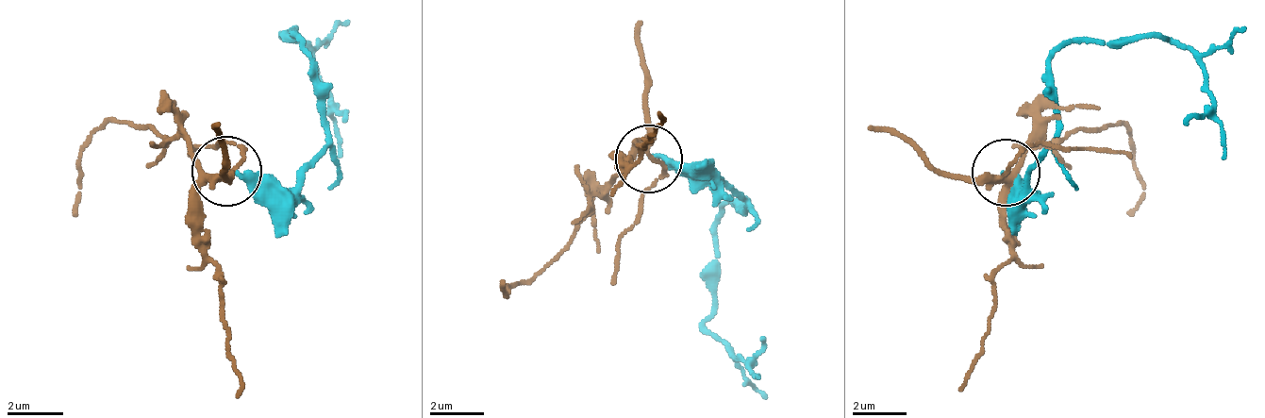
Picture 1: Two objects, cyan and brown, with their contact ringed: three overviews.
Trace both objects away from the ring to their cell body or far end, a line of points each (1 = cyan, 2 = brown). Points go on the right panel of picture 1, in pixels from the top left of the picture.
1: (1007, 174), (1021, 187), (1048, 146), (1055, 86), (1048, 66), (1074, 39), (1175, 39), (1216, 99), (1223, 160)
2: (1007, 174), (1034, 140), (1122, 126), (1135, 160), (1142, 201), (1128, 214)

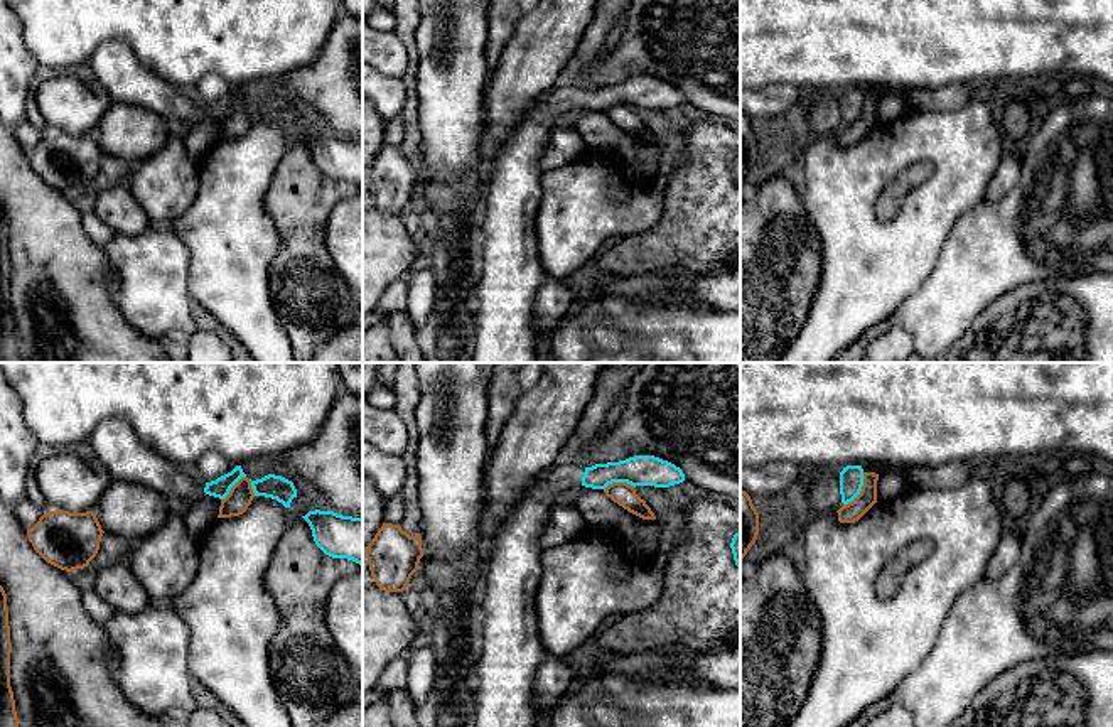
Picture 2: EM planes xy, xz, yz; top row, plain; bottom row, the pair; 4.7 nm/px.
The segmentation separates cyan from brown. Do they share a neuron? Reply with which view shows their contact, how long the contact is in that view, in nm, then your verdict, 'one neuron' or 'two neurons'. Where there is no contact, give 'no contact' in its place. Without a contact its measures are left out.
meets cyan in yz; contact 190 nm long; two neurons

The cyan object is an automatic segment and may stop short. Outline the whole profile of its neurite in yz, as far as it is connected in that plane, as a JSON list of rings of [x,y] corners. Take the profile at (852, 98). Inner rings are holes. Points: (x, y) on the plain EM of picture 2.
[[[847,88],[840,94],[840,116],[841,125],[852,125],[862,113],[863,108],[863,91],[862,88]]]

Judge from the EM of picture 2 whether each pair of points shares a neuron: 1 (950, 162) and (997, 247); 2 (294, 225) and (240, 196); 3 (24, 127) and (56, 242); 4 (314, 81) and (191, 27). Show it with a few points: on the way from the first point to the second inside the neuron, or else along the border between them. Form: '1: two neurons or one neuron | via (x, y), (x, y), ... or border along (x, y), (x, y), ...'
1: two neurons | border along (982, 198), (958, 218), (948, 233)
2: two neurons | border along (275, 171), (265, 211), (279, 236), (277, 248)
3: two neurons | border along (17, 140), (26, 154)
4: two neurons | border along (322, 46), (309, 64), (284, 75)

